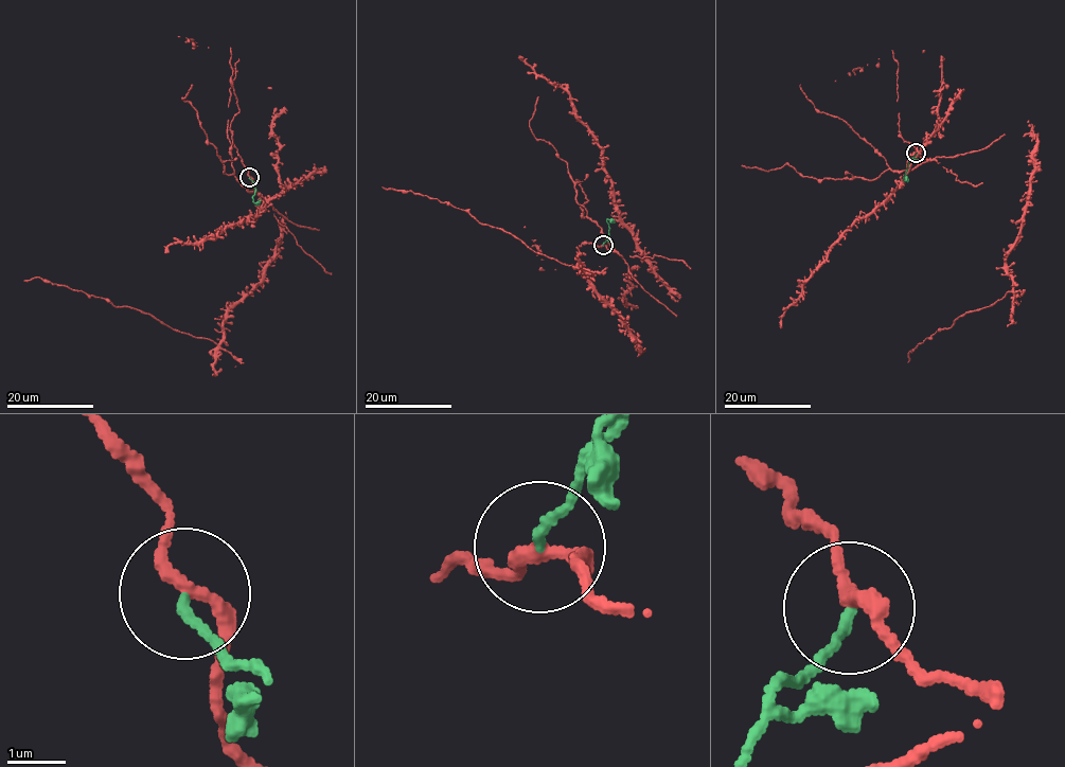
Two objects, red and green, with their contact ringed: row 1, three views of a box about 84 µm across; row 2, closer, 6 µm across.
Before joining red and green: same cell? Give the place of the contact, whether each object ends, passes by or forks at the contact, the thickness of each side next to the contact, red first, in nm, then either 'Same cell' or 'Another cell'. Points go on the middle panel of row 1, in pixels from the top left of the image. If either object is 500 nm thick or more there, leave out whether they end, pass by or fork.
Place: (603, 245). At the ring red passes by. At the ring green ends. Thickness 220 nm (red) against 140 nm. Another cell

